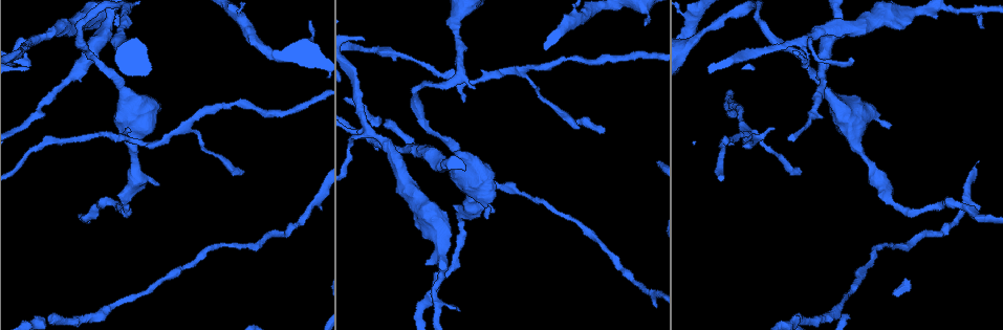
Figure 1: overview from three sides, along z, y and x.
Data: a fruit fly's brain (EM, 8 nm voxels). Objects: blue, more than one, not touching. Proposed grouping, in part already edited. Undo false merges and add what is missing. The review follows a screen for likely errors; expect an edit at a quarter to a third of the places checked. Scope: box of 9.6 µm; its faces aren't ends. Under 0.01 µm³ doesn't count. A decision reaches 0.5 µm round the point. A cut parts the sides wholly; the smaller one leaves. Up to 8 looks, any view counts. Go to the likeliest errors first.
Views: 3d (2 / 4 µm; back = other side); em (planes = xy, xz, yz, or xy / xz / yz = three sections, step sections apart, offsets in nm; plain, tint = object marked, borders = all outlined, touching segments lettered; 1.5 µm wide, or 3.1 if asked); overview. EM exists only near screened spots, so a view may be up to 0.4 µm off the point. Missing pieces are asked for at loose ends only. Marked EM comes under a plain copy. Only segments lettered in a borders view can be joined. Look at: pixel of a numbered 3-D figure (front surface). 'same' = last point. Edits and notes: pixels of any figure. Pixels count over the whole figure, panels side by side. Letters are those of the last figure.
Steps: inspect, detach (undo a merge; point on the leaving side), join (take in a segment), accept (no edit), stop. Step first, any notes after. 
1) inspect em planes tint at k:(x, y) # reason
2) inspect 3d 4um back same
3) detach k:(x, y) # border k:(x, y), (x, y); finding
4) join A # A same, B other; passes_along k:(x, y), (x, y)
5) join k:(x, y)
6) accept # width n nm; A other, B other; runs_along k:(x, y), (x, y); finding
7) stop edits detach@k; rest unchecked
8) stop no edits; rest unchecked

inspect 3d 4um at 1:(578, 127) # free end

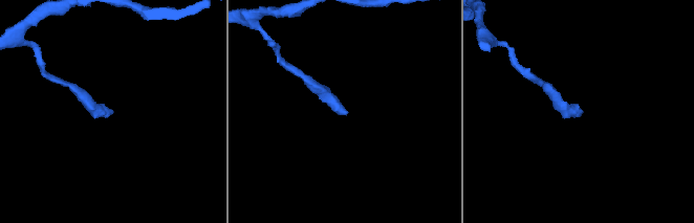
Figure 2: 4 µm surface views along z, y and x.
inspect em planes borders at 2:(113, 111) # shape alone is not enough

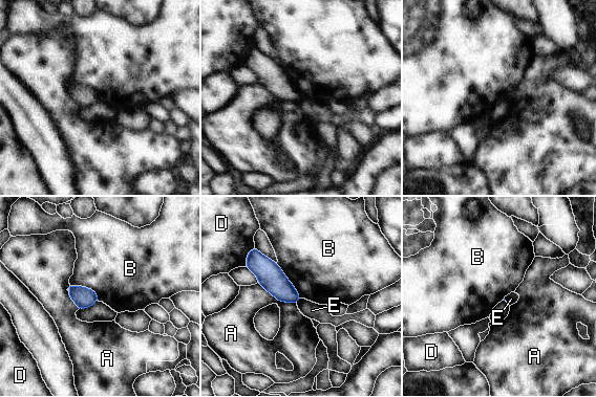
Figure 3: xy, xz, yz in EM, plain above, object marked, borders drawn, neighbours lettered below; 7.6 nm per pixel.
accept # A other, B other, D other, E other; none of them fits

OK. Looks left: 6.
inspect 3d 4um at 1:(158, 184) # branch stops here

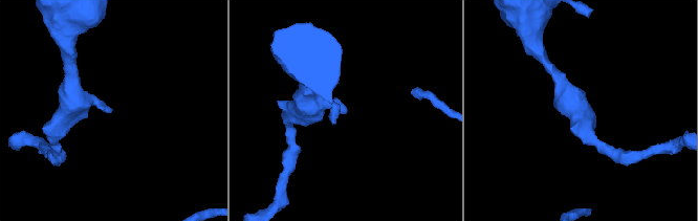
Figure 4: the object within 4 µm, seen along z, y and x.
inspect em planes borders at 4:(346, 110)

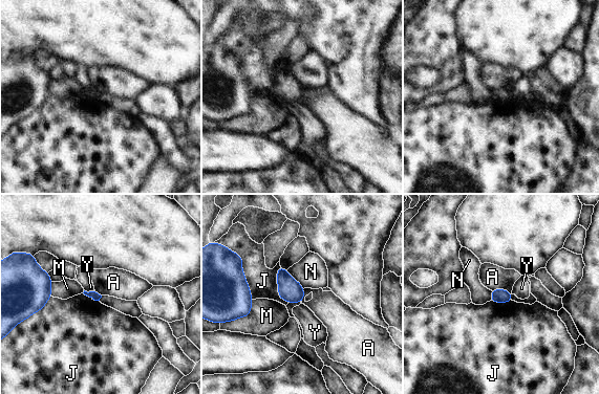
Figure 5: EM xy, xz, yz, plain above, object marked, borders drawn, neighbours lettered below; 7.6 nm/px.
accept # A other, J other, M other, N other, Y other; border 5:(491, 289), (505, 288), (511, 292); none of them fits

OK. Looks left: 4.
inspect 3d 4um at 1:(645, 22) # branch stops here

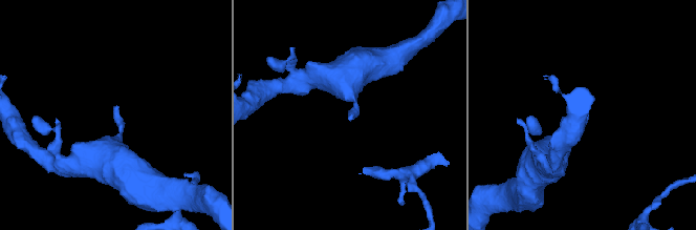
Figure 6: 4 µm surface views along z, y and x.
inspect em yz step 4 borders at 6:(349, 119)

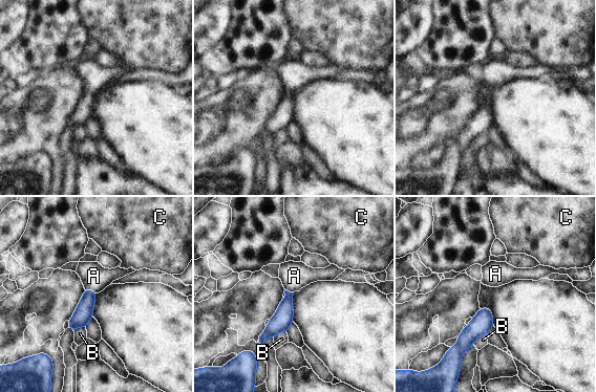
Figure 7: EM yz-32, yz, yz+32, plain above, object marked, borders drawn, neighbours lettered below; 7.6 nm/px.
inspect em planes borders same

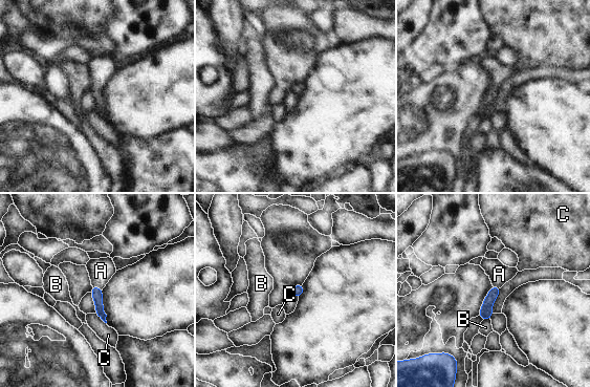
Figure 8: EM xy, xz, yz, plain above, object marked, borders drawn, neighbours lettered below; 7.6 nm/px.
join A # width 90 nm; longest_contact C 120 nm; A same, B other, C other; the cell continues

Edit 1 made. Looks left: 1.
stop edits join@8; rest unchecked

